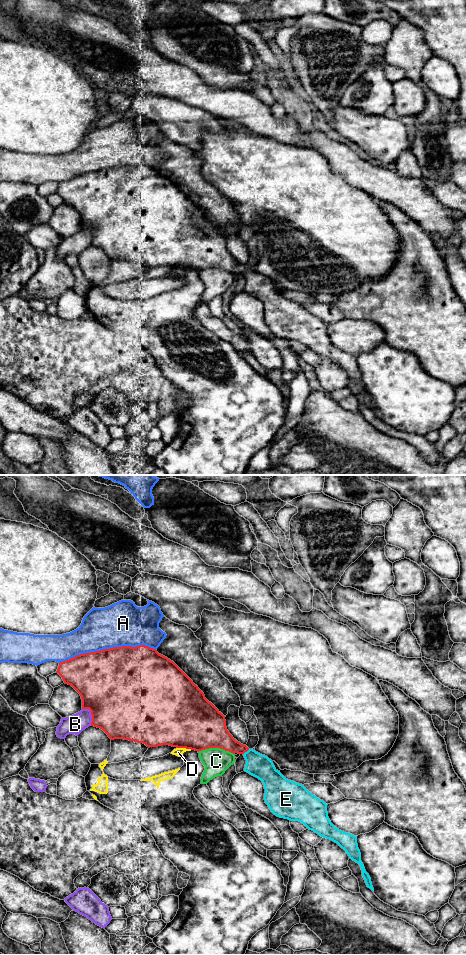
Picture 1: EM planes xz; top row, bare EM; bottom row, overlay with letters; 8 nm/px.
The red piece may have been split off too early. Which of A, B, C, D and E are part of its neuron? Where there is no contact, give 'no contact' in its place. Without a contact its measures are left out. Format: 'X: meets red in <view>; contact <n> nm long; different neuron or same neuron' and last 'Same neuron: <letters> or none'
A: meets red in xz; contact 800 nm long; different neuron
B: meets red in xz; contact 160 nm long; different neuron
C: meets red in xz; contact 280 nm long; different neuron
D: meets red in xz; contact 120 nm long; different neuron
E: meets red in xz; contact 70 nm long; same neuron
Same neuron: E

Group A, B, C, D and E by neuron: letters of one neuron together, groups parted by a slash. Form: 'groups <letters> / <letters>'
groups A / B / C / D / E

